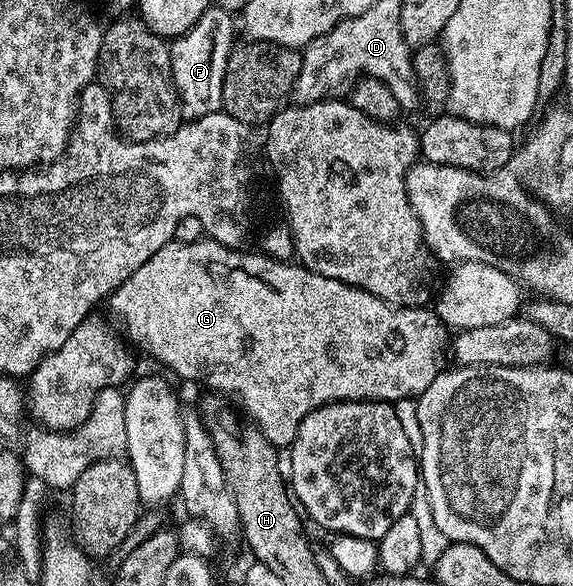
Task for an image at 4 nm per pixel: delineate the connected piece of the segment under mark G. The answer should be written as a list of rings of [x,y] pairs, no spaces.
[[[202,239],[195,243],[168,241],[135,275],[131,275],[113,290],[107,298],[107,305],[113,317],[125,328],[124,336],[130,346],[142,345],[155,360],[169,369],[174,369],[185,381],[202,381],[206,390],[220,395],[239,406],[240,412],[271,442],[274,447],[289,447],[293,444],[301,421],[309,412],[331,404],[333,401],[385,401],[394,403],[399,400],[420,397],[440,373],[447,361],[447,350],[451,345],[451,333],[439,315],[429,307],[398,307],[389,305],[383,299],[371,295],[354,285],[343,283],[339,279],[327,279],[306,269],[300,263],[277,261],[264,252],[241,253],[240,248],[220,245],[212,239]]]

